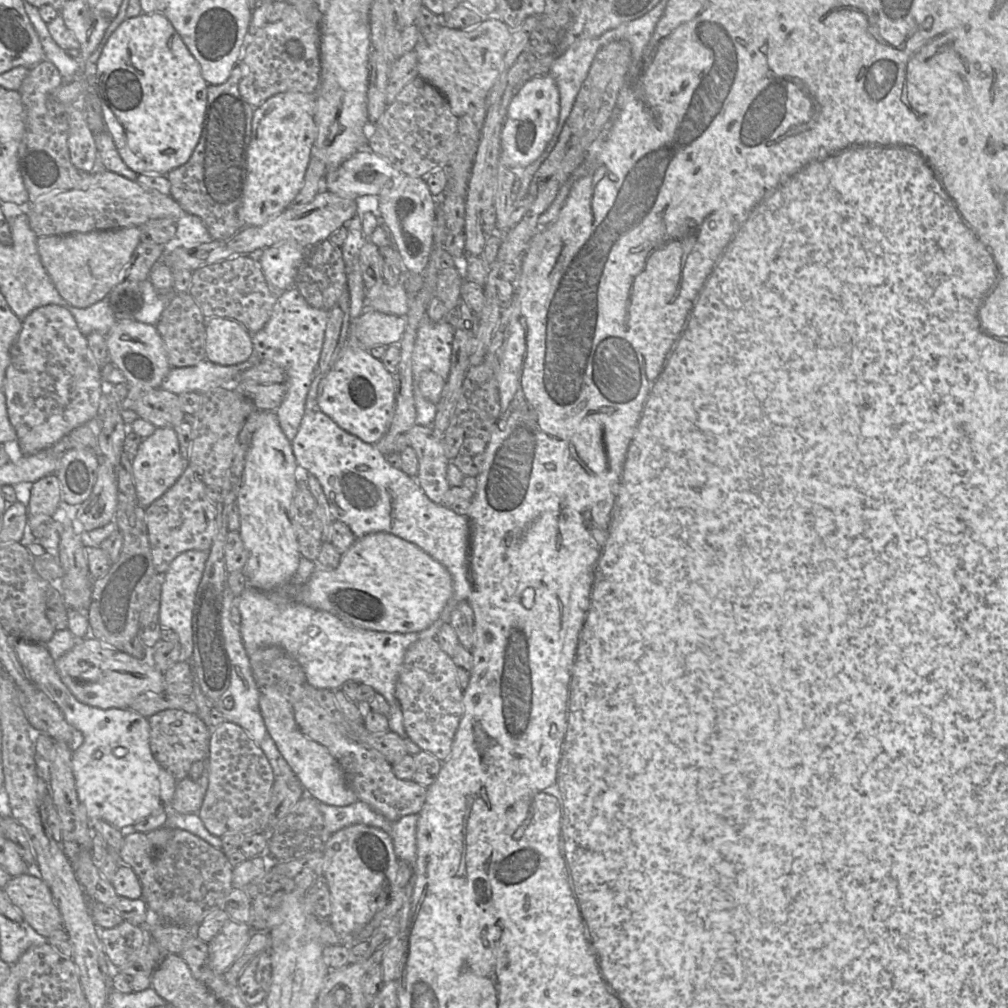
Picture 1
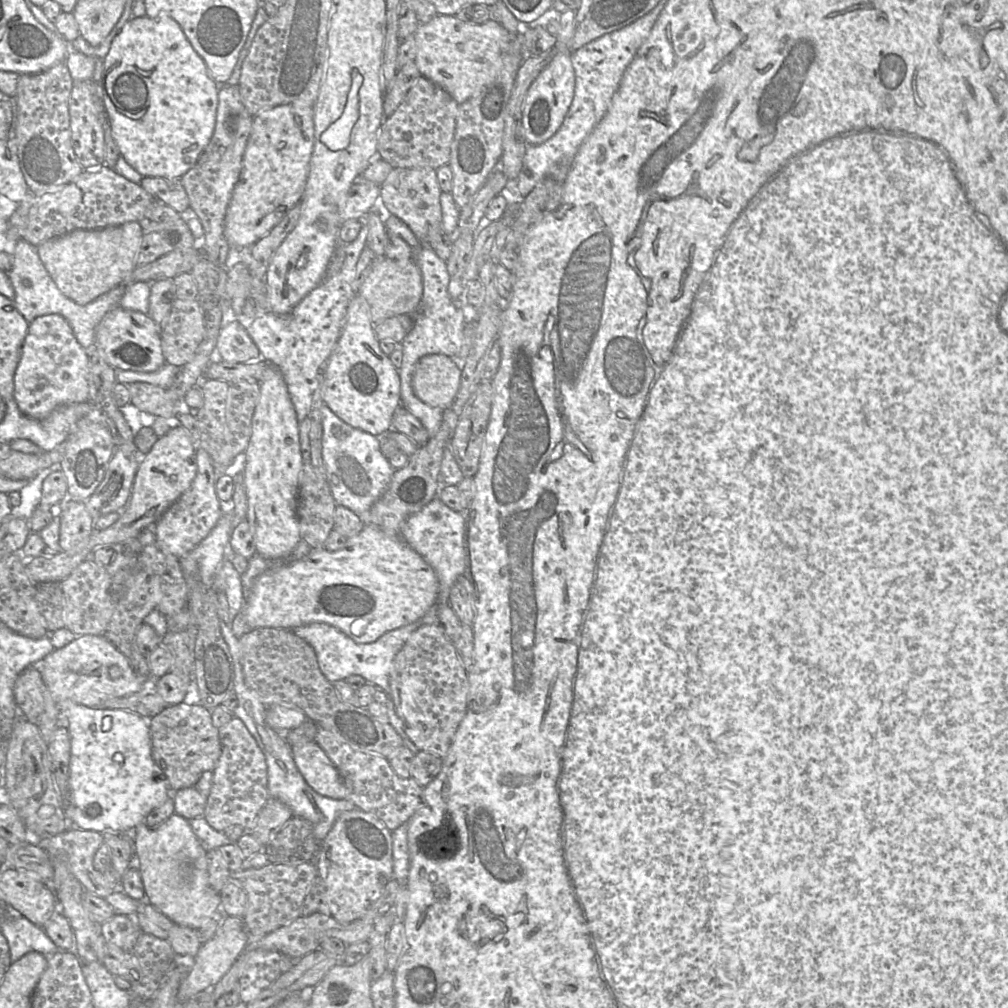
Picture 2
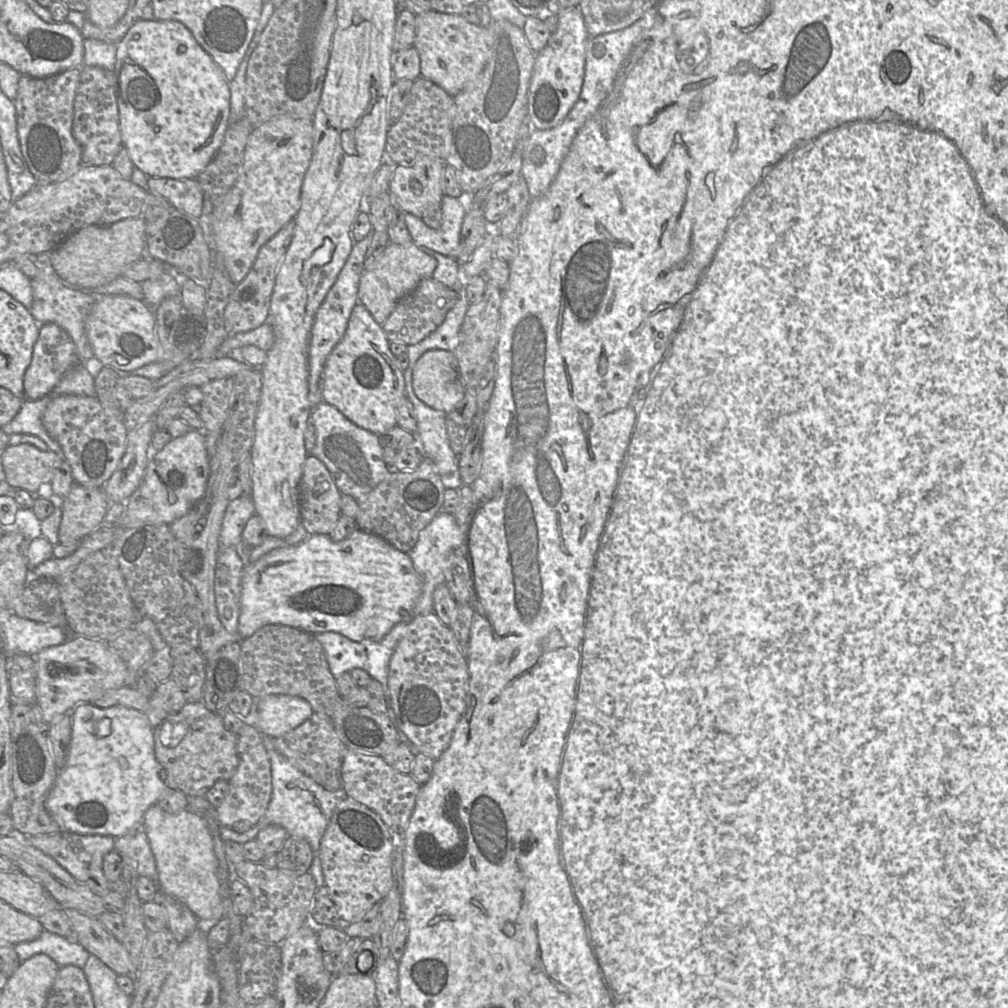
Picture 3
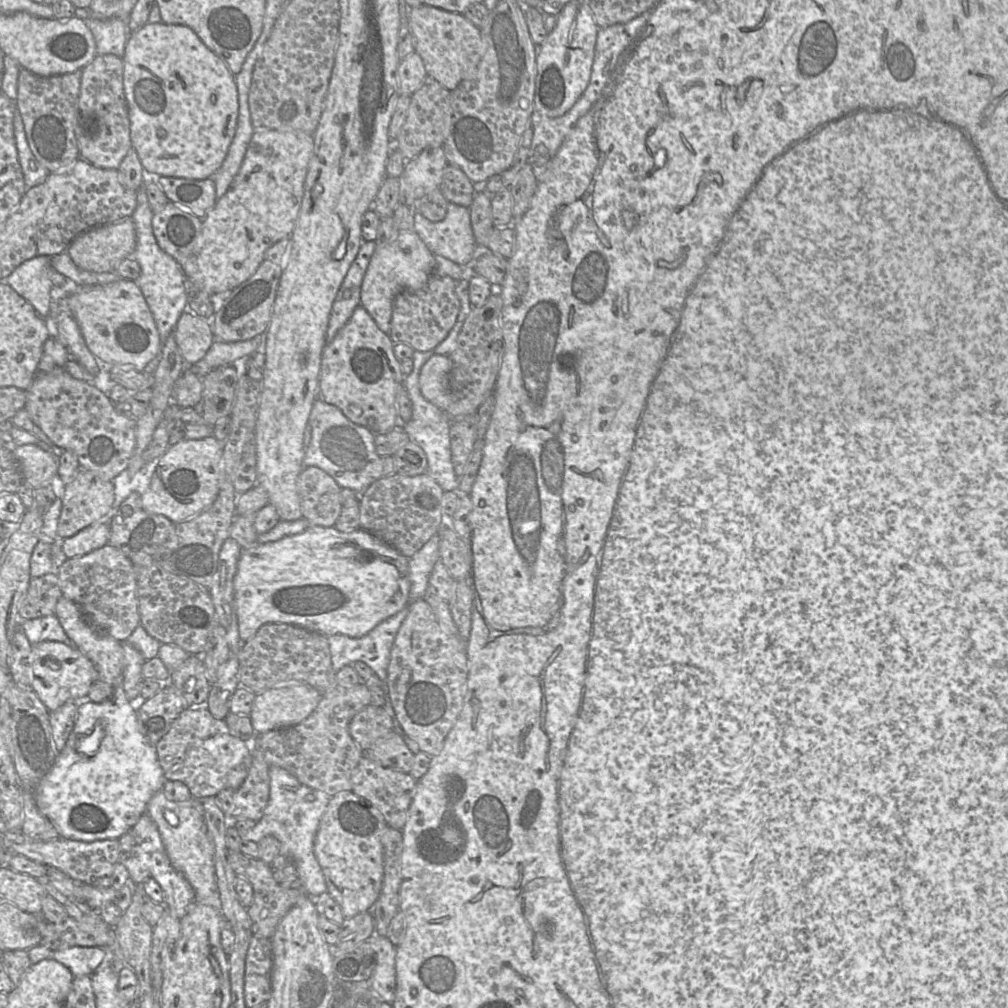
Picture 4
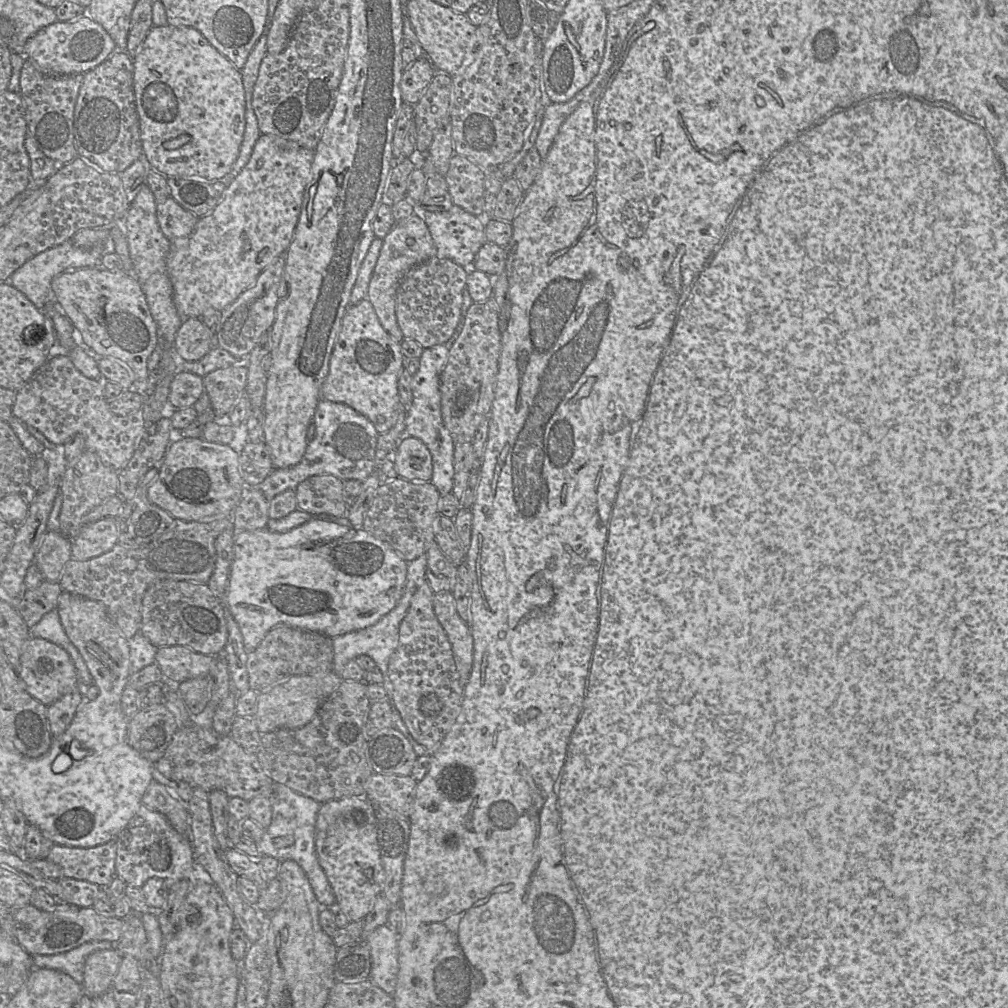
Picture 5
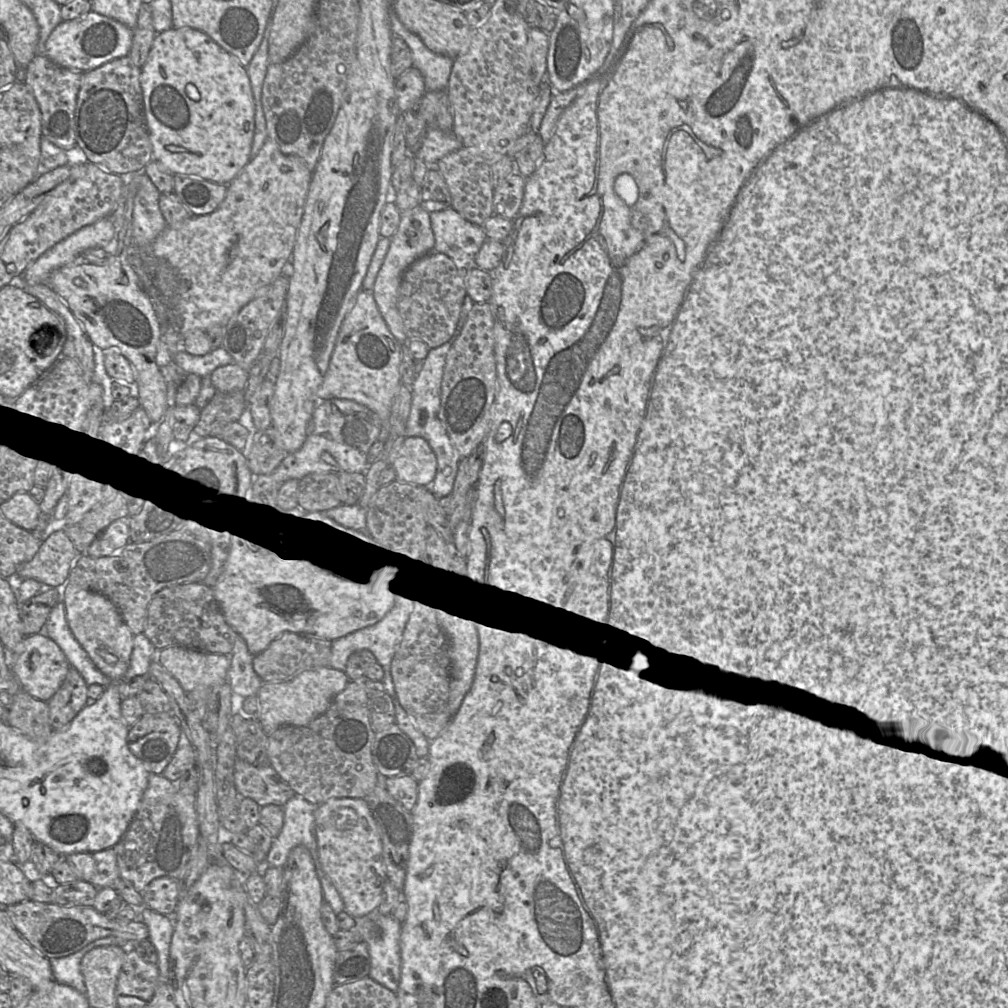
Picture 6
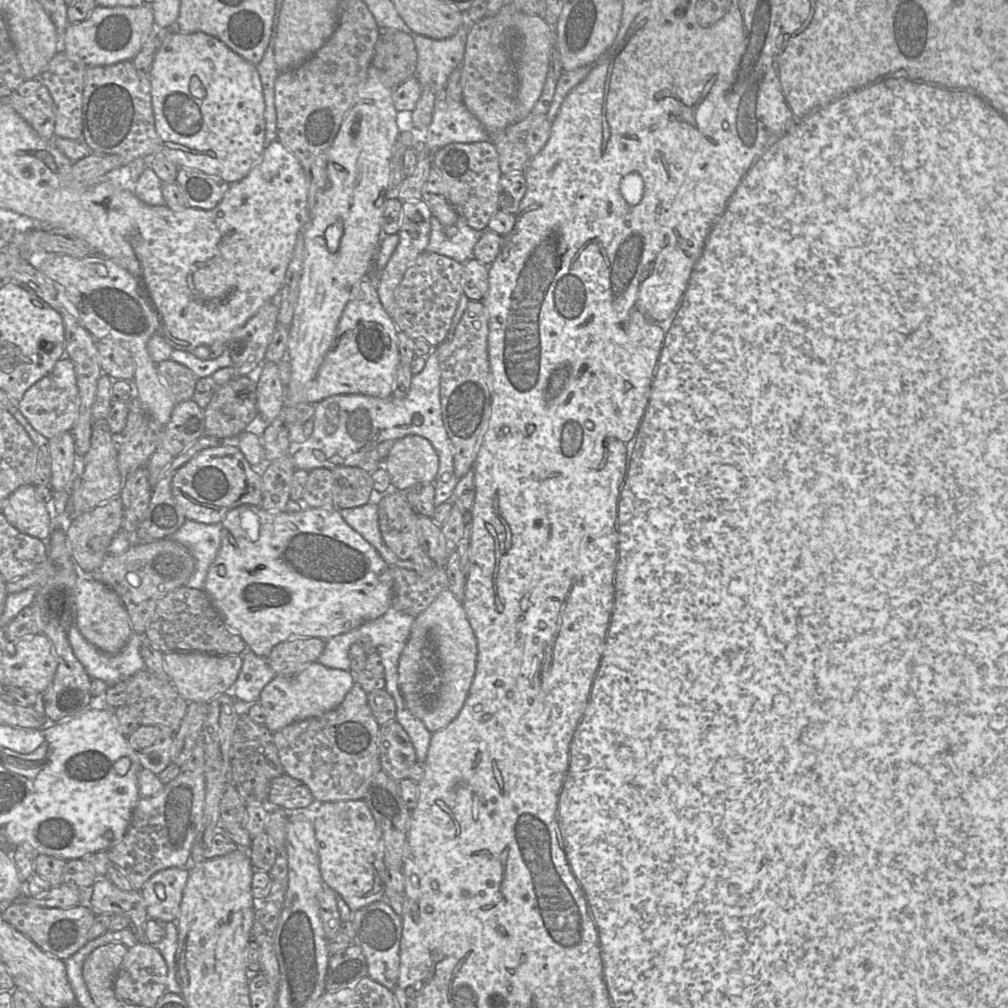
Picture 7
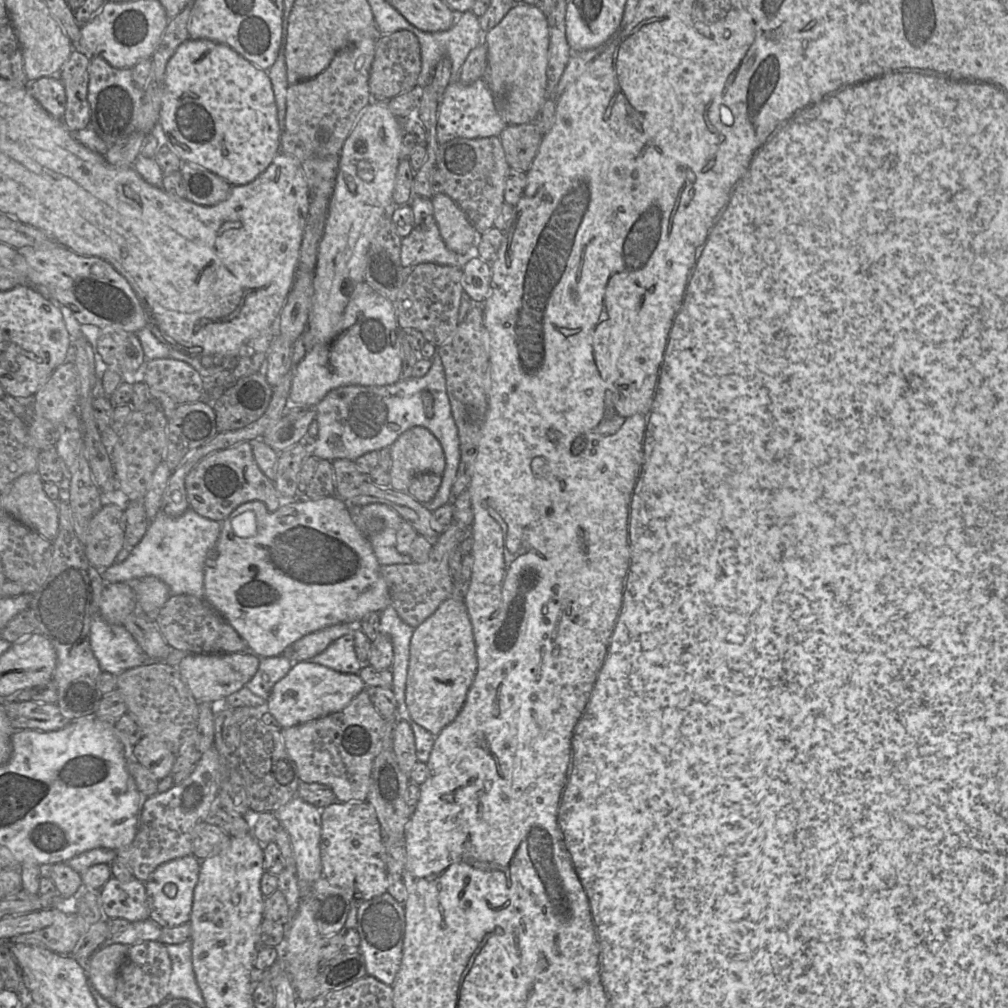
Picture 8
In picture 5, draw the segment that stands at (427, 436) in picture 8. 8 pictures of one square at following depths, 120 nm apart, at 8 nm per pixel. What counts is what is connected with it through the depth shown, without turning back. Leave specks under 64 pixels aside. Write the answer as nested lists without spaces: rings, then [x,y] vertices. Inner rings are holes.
[[[403,436],[393,461],[398,477],[411,482],[429,482],[432,477],[432,456],[426,445],[412,436]]]

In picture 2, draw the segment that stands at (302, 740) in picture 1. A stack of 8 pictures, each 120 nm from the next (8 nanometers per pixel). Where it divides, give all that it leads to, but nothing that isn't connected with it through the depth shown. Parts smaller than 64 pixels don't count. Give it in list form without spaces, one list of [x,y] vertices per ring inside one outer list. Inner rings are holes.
[[[315,741],[291,747],[295,764],[308,785],[318,794],[346,799],[347,789],[325,751]]]

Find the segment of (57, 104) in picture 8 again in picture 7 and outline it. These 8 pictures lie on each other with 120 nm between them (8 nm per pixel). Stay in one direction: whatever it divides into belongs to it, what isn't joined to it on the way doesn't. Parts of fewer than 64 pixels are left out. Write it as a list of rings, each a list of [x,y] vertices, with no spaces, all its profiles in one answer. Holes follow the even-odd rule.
[[[25,79],[4,99],[45,140],[54,136],[54,102],[38,79]]]

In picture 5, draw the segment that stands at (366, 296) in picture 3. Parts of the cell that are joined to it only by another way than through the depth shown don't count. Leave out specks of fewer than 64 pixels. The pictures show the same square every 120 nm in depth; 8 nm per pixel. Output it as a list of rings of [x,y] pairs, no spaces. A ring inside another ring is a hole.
[[[414,214],[404,222],[396,223],[382,239],[382,242],[369,282],[367,299],[372,304],[382,327],[397,343],[400,343],[404,337],[397,324],[395,314],[397,287],[411,268],[435,257],[437,249],[425,222]]]

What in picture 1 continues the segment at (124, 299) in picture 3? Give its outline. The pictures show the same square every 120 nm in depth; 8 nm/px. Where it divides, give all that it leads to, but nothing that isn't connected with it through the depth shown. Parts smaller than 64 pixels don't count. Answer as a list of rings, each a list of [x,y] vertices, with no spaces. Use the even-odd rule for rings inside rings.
[[[129,319],[117,321],[106,336],[106,346],[111,362],[126,378],[128,394],[121,404],[121,410],[135,410],[135,401],[140,394],[160,388],[171,369],[164,342],[155,325]]]

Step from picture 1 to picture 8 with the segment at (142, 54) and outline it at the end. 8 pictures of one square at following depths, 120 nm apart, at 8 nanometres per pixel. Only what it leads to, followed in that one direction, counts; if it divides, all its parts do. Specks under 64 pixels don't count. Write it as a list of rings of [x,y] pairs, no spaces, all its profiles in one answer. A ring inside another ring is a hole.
[[[190,38],[169,59],[159,124],[166,144],[183,163],[200,165],[232,186],[245,185],[263,173],[280,152],[281,129],[271,81],[261,70],[225,44]]]

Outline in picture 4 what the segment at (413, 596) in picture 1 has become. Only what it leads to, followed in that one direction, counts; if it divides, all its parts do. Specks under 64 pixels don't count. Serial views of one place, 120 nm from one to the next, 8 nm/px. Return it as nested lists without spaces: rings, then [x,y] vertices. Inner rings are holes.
[[[310,526],[296,535],[244,548],[234,577],[239,636],[246,642],[262,625],[282,623],[327,637],[335,634],[362,637],[409,605],[409,559],[365,530],[340,532],[335,527],[321,526]]]

